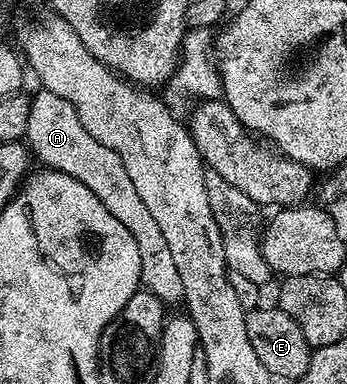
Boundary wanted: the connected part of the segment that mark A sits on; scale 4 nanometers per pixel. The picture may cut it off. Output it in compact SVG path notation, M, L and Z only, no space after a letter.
M36 90L36 95L30 96L29 125L25 136L26 146L32 156L39 159L44 168L61 173L69 173L81 185L86 185L95 196L101 200L101 205L133 233L133 241L137 241L137 250L141 257L140 284L146 290L152 291L165 305L179 303L183 298L181 289L181 273L177 273L177 265L169 254L169 244L161 237L161 229L149 213L148 207L141 202L133 181L129 181L129 173L125 173L125 165L121 165L121 157L113 153L113 149L105 149L101 141L89 137L85 125L77 117L77 109L65 101L65 97L57 97L57 93Z

